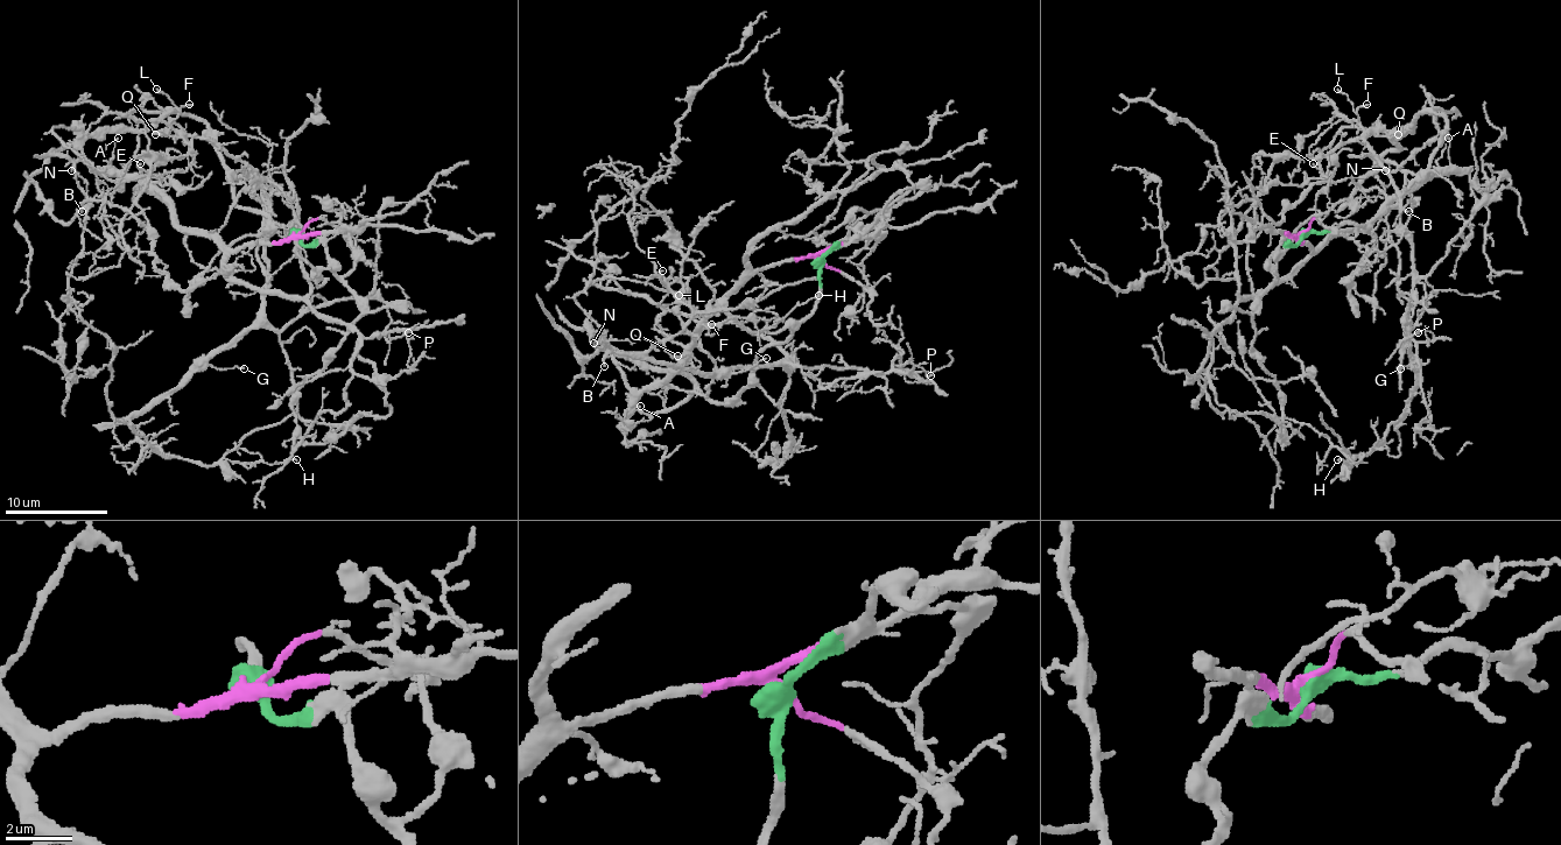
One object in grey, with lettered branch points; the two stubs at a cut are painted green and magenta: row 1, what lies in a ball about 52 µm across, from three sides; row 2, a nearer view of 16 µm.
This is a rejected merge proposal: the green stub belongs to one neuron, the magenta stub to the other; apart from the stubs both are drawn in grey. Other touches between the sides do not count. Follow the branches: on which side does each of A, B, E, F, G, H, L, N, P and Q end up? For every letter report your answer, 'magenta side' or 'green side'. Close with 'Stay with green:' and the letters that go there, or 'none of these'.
A: magenta side
B: magenta side
E: magenta side
F: green side
G: green side
H: green side
L: green side
N: magenta side
P: green side
Q: green side
Stay with green: F, G, H, L, P, Q

